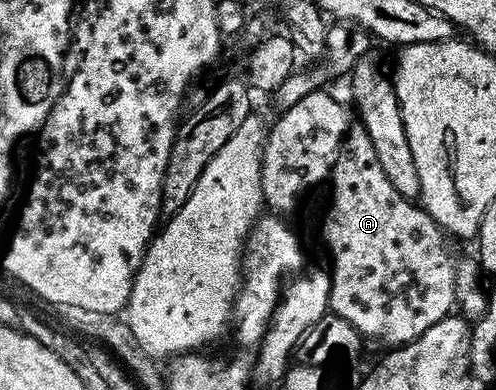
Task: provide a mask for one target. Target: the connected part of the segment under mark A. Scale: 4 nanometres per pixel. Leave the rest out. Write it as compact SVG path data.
M315 91L304 95L292 107L281 110L277 114L274 126L269 126L262 142L262 199L267 206L270 205L275 214L287 215L286 213L307 213L318 224L322 237L326 240L326 249L330 252L330 261L334 269L330 273L330 307L329 312L340 319L348 319L356 327L363 338L374 341L387 341L387 346L397 347L407 345L414 341L428 327L440 323L445 317L451 316L456 305L456 275L458 274L458 261L452 250L446 246L447 234L441 225L430 218L425 208L419 207L415 202L409 201L392 183L388 183L388 175L384 175L384 167L380 167L380 159L376 159L376 147L372 147L372 139L368 139L366 129L361 120L356 119L355 114L343 102L332 99L328 91Z

